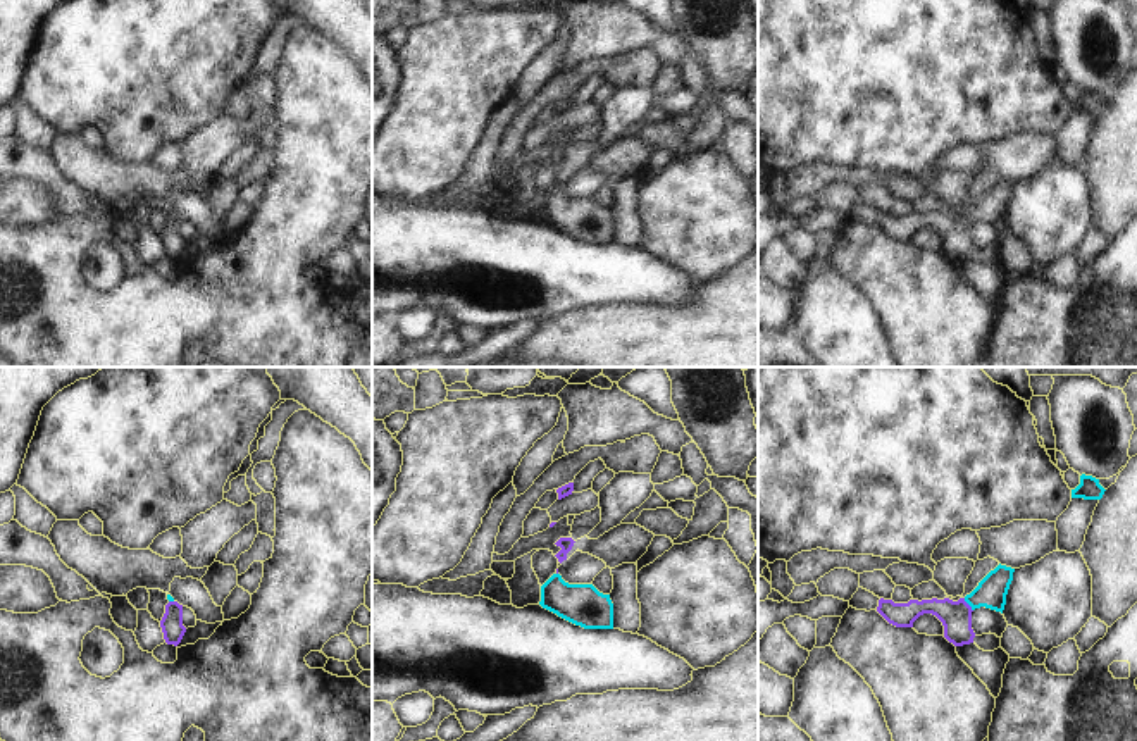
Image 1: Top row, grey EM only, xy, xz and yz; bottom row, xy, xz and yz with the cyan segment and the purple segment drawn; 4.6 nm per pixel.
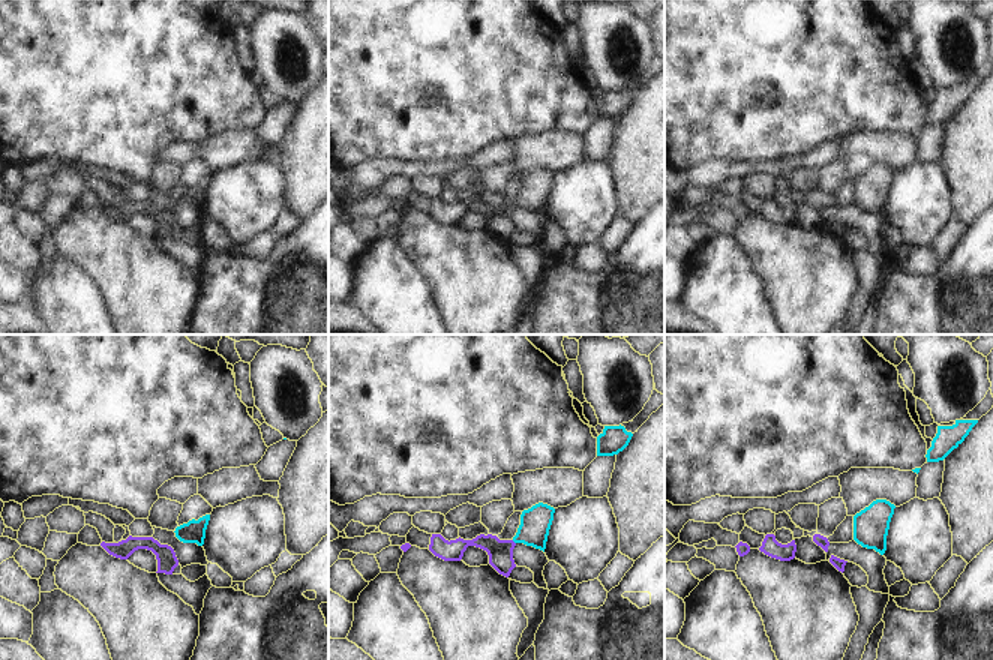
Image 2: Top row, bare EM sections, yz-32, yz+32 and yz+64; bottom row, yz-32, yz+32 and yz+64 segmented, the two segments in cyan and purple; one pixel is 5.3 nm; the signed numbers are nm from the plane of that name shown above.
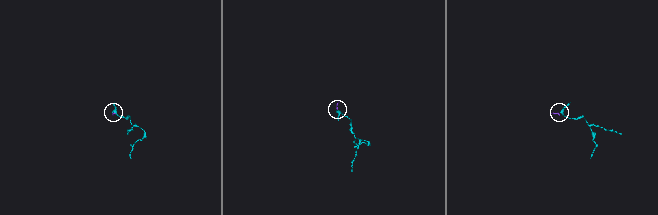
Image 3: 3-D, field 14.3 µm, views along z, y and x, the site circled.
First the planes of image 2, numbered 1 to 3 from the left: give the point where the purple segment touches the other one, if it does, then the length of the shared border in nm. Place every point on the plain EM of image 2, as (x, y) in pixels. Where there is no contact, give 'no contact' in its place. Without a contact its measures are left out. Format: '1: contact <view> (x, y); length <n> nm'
1: no contact
2: no contact
3: no contact

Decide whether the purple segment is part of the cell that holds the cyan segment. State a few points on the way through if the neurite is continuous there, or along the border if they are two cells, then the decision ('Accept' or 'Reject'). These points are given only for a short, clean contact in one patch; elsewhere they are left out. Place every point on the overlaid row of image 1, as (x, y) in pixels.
Path across: yz (991, 591), (969, 604), (956, 616). Accept.

